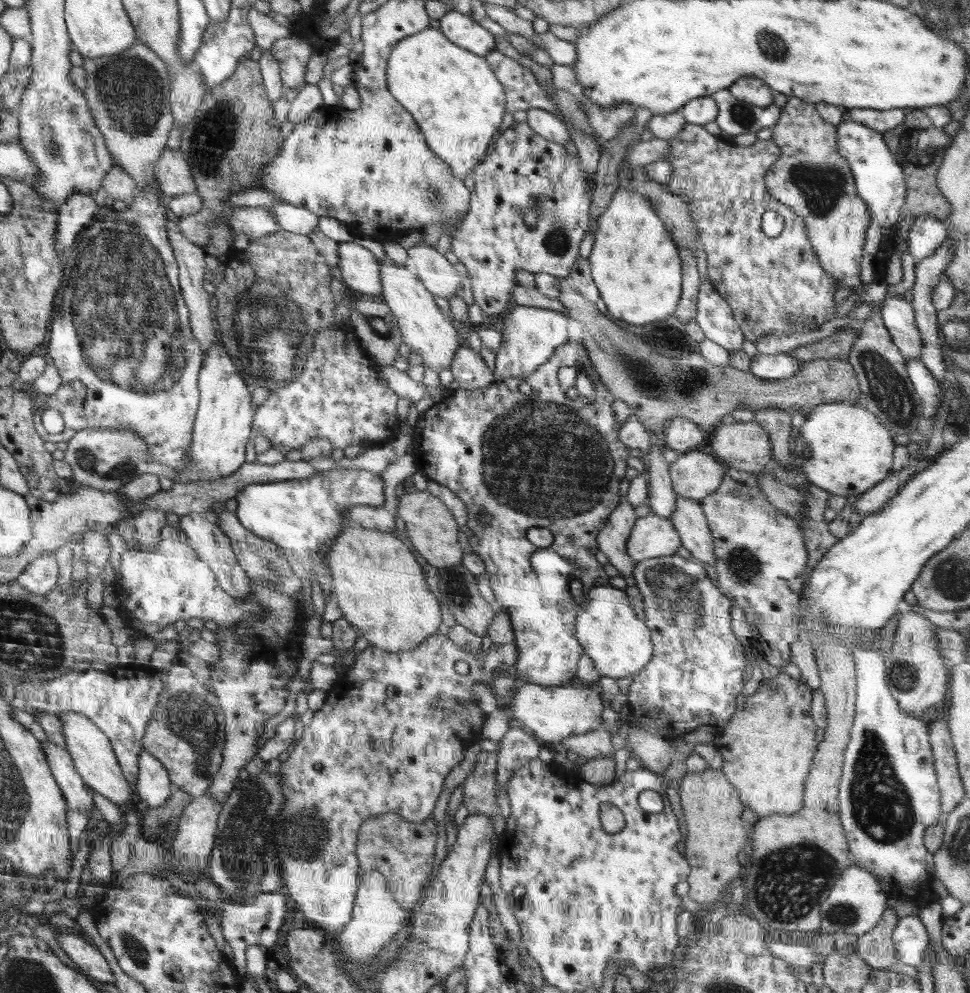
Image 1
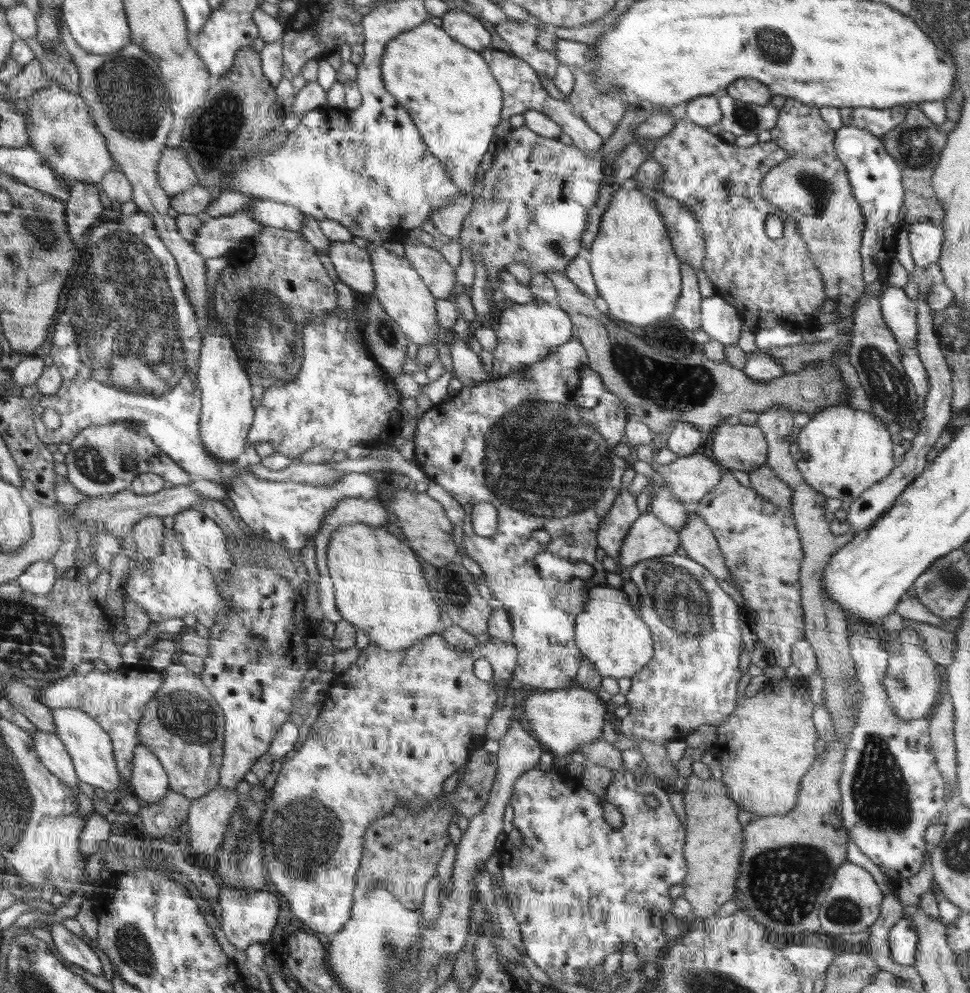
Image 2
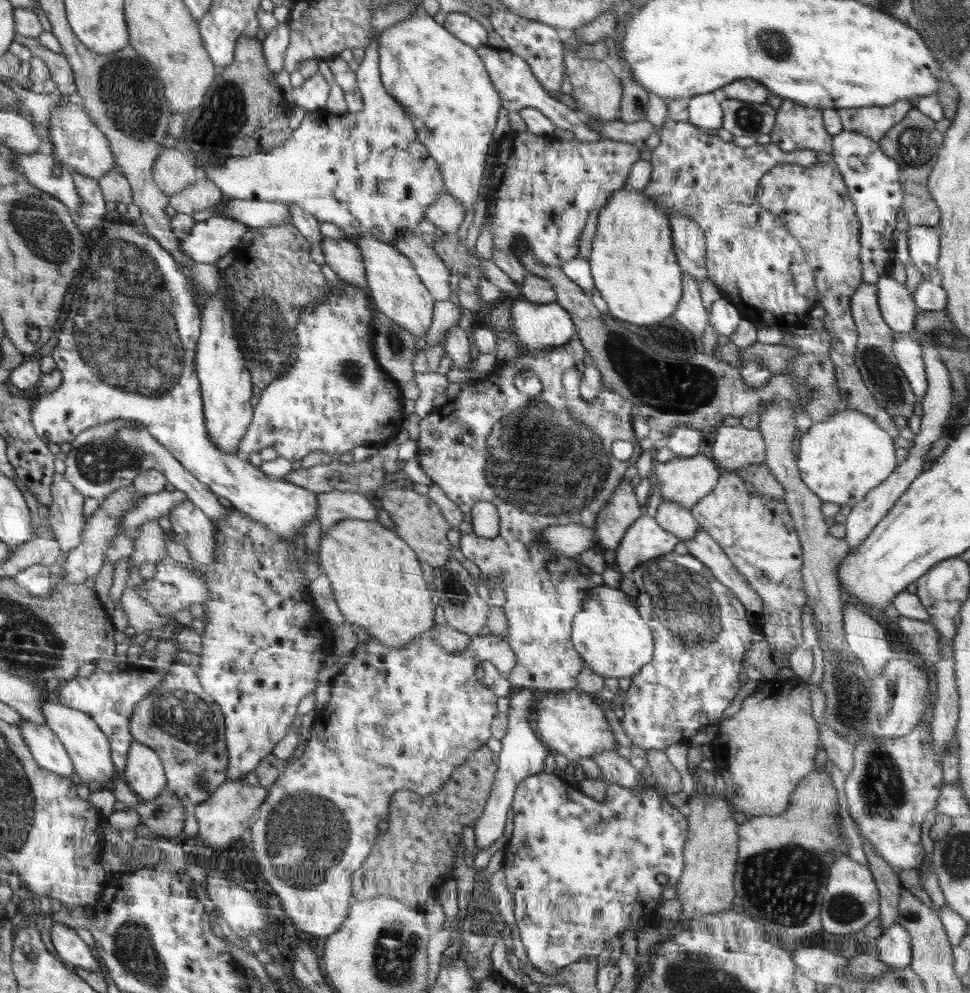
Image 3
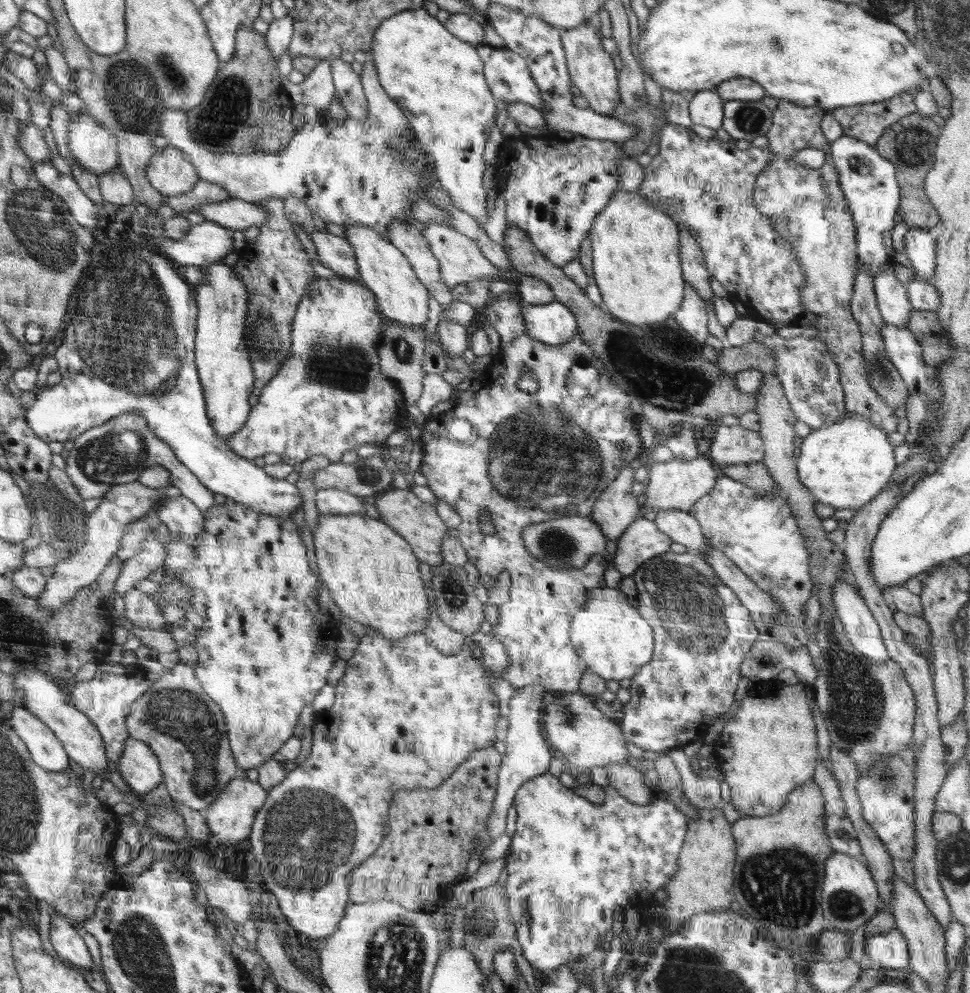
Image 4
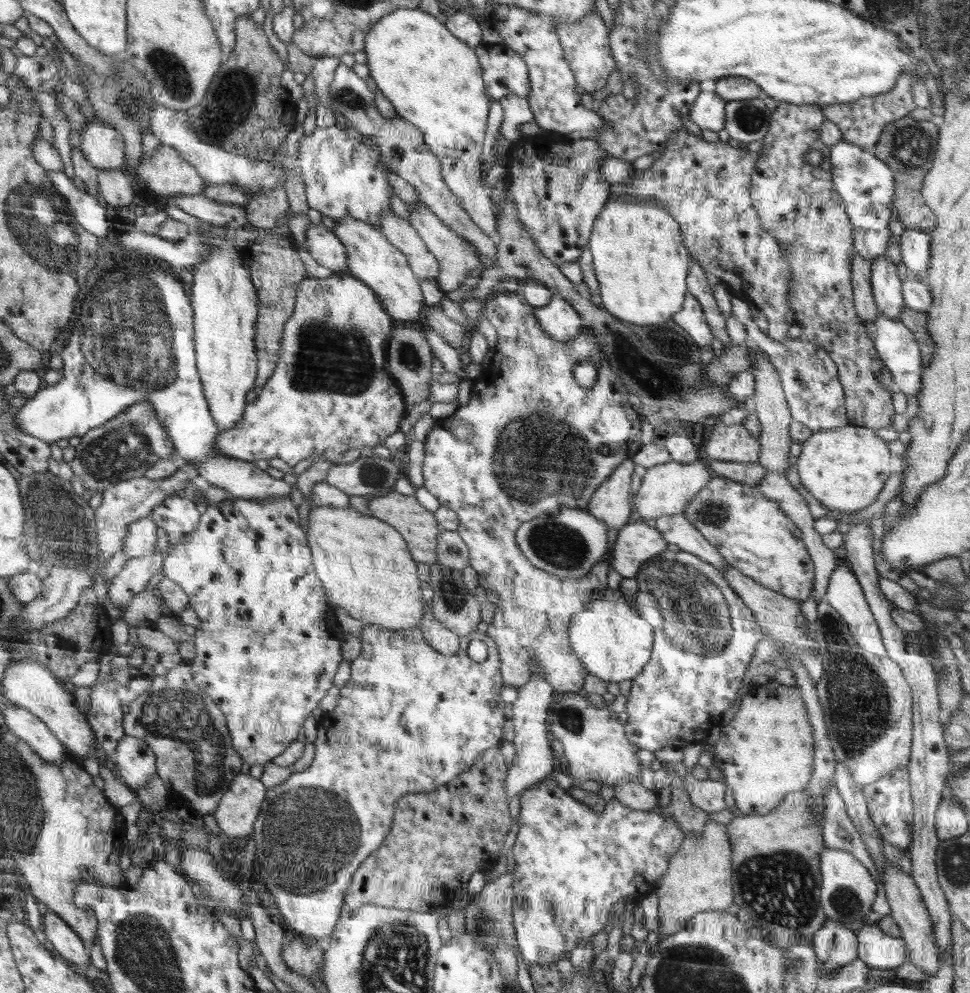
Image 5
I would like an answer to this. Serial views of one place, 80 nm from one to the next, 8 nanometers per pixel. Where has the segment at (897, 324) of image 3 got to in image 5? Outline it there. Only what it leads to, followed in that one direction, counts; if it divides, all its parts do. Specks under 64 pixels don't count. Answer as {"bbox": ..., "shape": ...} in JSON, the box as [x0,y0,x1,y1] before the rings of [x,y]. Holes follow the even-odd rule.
{"bbox":[871,254,906,319],"shape":[[[885,254],[871,262],[871,287],[880,313],[891,319],[898,319],[906,308],[902,296],[902,283],[898,277],[897,265]]]}

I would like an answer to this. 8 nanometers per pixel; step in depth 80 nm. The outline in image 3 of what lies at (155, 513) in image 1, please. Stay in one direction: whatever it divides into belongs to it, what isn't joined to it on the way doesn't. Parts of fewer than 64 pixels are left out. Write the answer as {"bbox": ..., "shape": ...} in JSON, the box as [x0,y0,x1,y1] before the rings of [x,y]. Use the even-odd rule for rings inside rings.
{"bbox":[129,519,167,570],"shape":[[[152,519],[138,528],[139,537],[134,540],[135,551],[129,558],[130,570],[133,567],[140,569],[144,563],[158,564],[167,556],[166,541],[158,519]]]}

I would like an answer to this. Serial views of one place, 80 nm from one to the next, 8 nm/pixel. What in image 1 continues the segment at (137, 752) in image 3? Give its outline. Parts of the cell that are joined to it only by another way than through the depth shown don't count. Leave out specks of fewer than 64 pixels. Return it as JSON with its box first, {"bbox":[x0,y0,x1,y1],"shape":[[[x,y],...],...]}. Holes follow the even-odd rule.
{"bbox":[136,750,171,807],"shape":[[[142,750],[137,762],[136,792],[150,807],[162,806],[171,791],[171,780],[163,764],[149,752]]]}

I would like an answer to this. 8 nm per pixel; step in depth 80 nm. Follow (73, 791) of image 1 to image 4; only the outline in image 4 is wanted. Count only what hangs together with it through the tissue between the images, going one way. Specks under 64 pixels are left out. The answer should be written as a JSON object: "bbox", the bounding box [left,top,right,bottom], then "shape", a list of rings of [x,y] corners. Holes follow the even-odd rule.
{"bbox":[9,708,70,772],"shape":[[[24,708],[15,709],[10,714],[9,726],[26,743],[34,761],[50,771],[62,772],[70,768],[63,742],[54,731]]]}

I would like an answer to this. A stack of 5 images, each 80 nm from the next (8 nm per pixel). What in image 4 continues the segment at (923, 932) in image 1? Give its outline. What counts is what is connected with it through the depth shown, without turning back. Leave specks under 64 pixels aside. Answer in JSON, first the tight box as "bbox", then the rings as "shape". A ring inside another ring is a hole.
{"bbox":[865,928,909,971],"shape":[[[897,928],[884,934],[876,933],[865,938],[865,954],[870,965],[875,967],[883,966],[886,971],[909,966],[908,943]]]}

